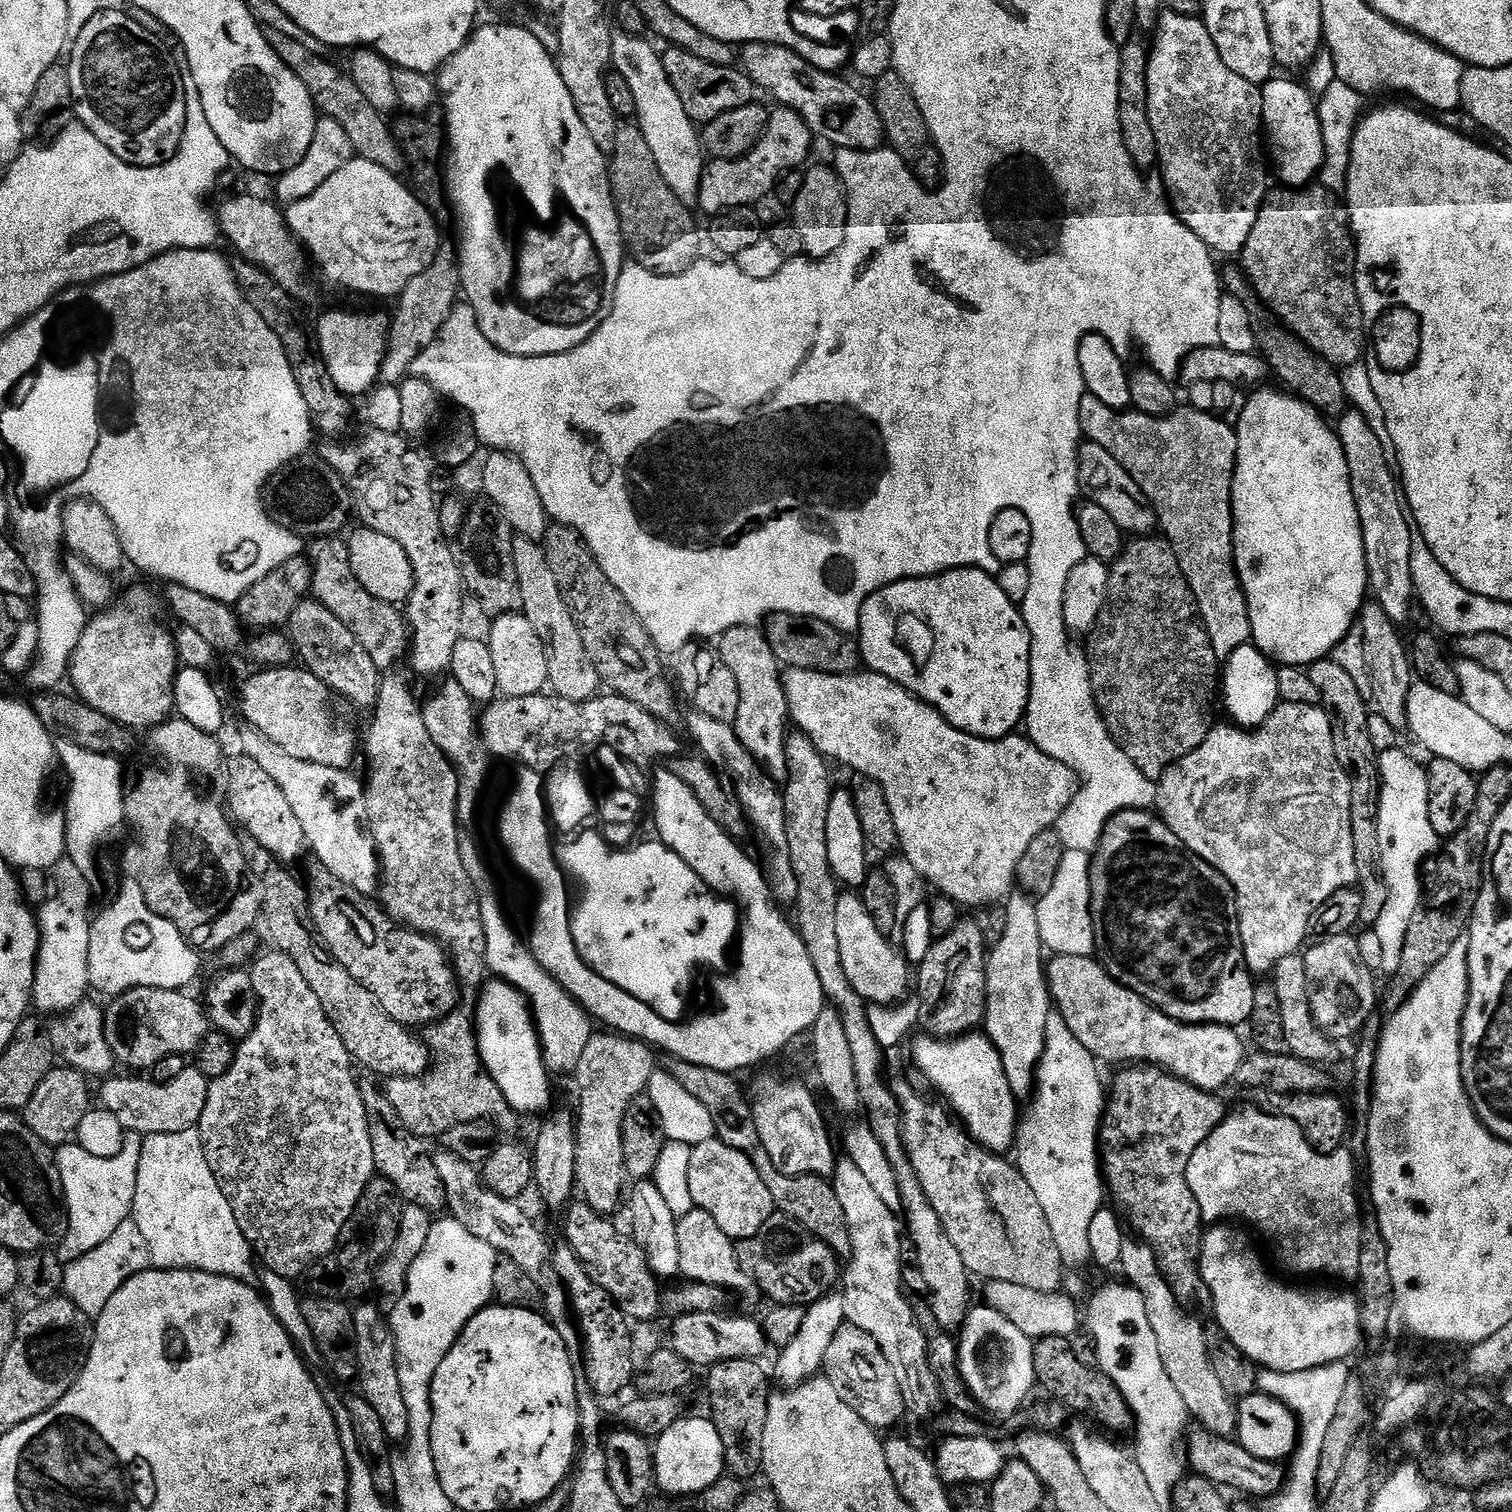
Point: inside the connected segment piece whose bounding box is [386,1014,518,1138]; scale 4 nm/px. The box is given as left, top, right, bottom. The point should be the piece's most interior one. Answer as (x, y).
(456, 1089)

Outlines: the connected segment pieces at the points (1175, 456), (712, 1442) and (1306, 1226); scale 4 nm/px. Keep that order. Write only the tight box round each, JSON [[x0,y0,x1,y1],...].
[[1080,394,1252,662],[654,1415,725,1498],[1186,1106,1364,1282]]

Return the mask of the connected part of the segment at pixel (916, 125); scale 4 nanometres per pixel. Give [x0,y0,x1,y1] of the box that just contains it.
[874,70,942,181]

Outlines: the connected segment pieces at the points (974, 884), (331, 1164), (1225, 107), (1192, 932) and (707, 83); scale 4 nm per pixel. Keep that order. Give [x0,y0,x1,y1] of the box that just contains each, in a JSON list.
[[783,668,1078,908],[198,950,377,1280],[1146,10,1270,257],[1090,808,1256,1025],[662,46,757,126]]

